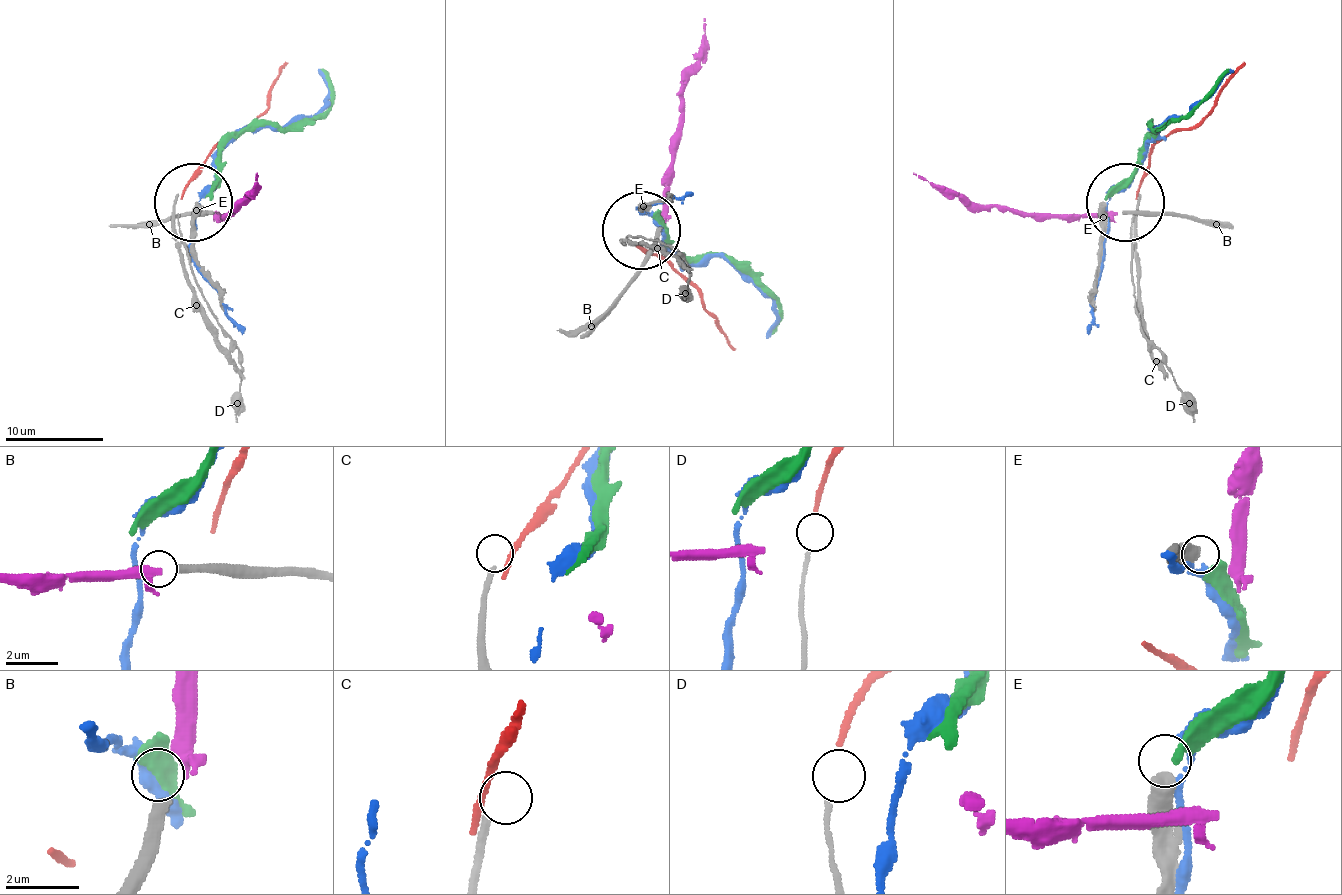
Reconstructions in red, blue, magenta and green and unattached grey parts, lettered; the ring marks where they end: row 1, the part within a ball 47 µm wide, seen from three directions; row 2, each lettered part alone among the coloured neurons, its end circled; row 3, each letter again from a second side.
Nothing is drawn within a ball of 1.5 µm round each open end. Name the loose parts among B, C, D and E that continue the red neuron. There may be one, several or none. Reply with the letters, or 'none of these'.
D

